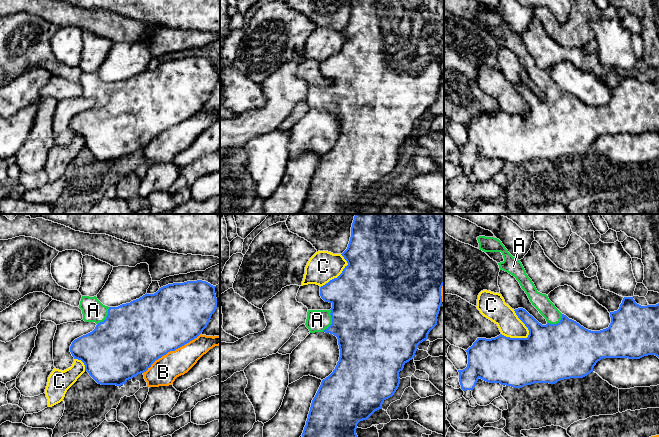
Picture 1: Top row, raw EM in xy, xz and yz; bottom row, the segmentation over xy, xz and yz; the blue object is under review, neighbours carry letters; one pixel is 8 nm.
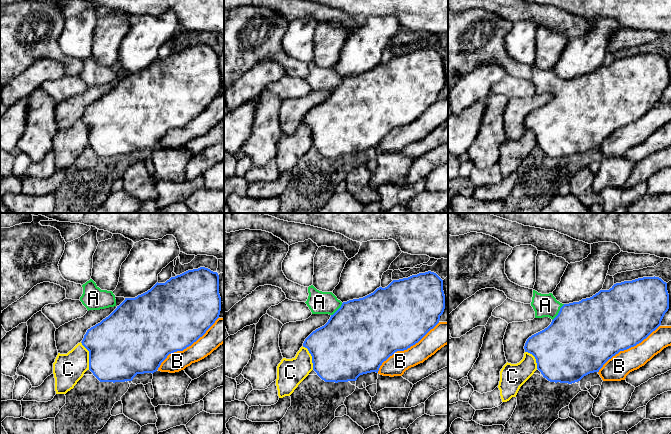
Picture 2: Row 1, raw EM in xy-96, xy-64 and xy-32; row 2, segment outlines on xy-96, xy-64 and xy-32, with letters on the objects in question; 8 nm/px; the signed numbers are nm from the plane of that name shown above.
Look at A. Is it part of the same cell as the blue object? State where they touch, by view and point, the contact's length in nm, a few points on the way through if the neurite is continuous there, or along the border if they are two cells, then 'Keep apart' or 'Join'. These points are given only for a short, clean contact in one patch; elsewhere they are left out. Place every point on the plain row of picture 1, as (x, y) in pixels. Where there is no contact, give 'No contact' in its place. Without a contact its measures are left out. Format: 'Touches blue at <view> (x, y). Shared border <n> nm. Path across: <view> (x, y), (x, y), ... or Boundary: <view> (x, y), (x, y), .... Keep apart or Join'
Touches blue at xz (332, 97). Shared border 200 nm. Path across: xz (363, 94), (332, 97), (317, 96). Join

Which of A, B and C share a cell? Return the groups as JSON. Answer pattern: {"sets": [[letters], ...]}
{"sets": [["A"], ["B"], ["C"]]}

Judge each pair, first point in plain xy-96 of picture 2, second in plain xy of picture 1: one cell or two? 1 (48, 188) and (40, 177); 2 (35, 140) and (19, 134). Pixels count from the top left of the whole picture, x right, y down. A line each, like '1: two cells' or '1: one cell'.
1: two cells
2: two cells

